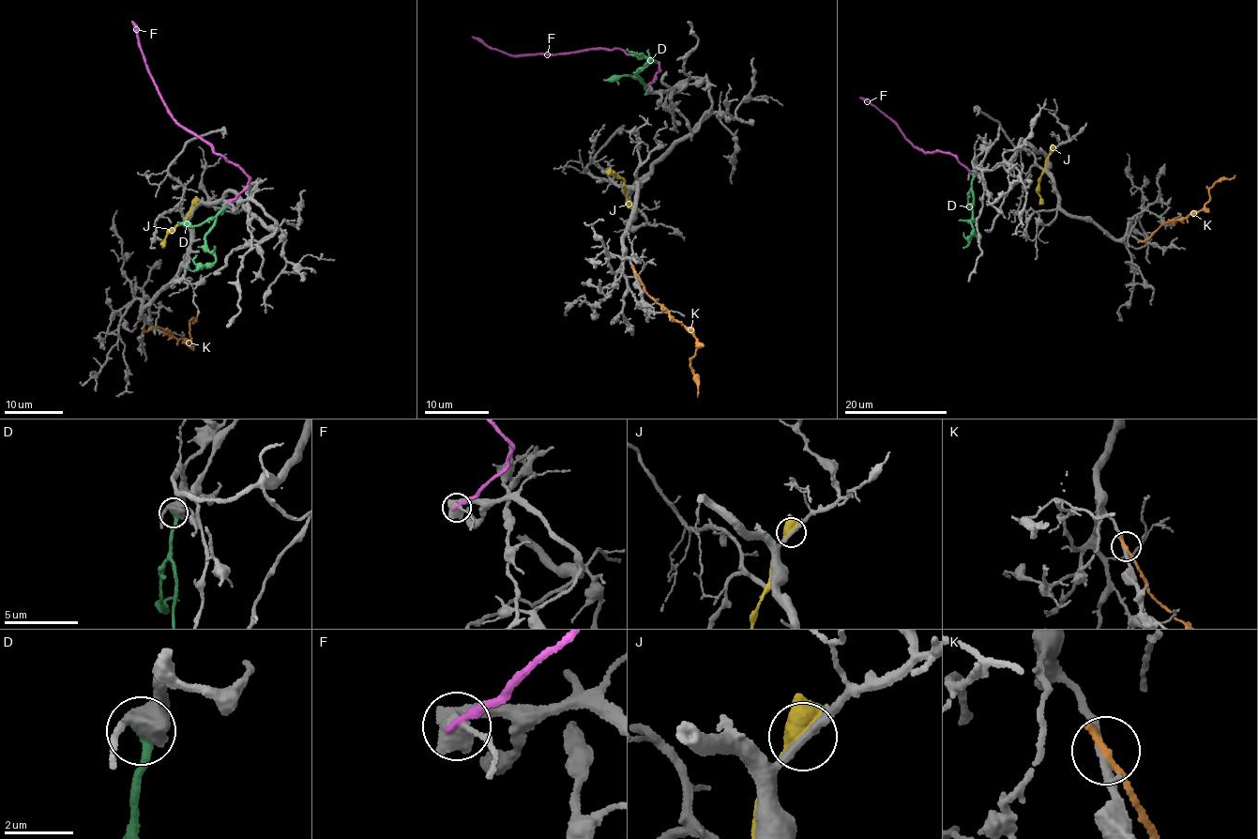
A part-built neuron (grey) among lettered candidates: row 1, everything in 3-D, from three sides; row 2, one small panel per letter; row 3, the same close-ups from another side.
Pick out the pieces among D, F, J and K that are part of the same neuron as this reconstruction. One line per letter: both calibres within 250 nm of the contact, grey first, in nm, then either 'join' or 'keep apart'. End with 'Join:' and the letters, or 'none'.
D: 550 nm thick on the grey side, 360 nm on the other; join
F: 360 nm thick on the grey side, 240 nm on the other; keep apart
J: 240 nm thick on the grey side, 500 nm on the other; keep apart
K: 220 nm thick on the grey side, 240 nm on the other; keep apart
Join: D

